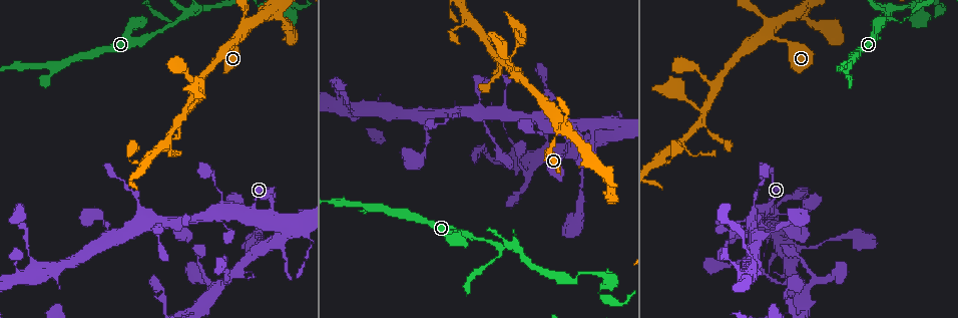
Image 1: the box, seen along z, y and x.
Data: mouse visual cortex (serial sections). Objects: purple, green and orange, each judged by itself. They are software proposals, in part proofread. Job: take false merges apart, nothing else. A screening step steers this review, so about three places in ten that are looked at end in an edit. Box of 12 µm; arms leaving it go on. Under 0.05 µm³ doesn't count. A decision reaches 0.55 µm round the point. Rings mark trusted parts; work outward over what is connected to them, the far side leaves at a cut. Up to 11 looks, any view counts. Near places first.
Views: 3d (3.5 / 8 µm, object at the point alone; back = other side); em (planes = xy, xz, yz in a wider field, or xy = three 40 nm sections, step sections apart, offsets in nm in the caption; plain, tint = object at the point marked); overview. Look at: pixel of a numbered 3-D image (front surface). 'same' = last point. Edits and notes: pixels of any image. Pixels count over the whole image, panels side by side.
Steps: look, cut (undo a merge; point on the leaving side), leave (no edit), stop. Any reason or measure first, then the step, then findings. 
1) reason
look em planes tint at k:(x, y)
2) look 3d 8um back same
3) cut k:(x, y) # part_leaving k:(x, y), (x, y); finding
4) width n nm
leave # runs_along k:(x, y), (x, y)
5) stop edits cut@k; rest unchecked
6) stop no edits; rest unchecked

sharp bend
look 3d 3.5um at 1:(560, 129)

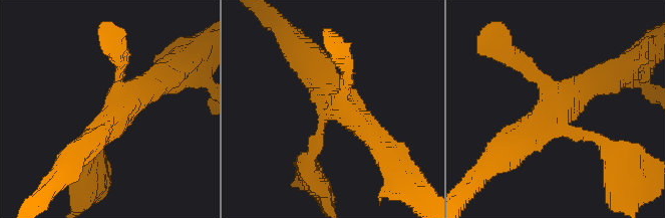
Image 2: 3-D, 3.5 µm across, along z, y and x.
arms 4; arm_widths 200, 250, 400, 400 nm
look em xy step 3 tint at 2:(559, 129)

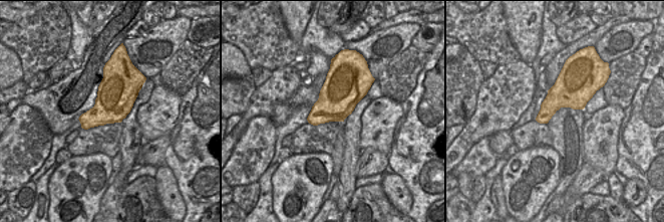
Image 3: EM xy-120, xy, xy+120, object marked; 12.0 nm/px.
width 460 nm
leave # runs_along 2:(307, 164), (332, 91), (304, 60); one cell here

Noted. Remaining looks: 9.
four or more arms meet
look 3d 3.5um back at 1:(500, 246)

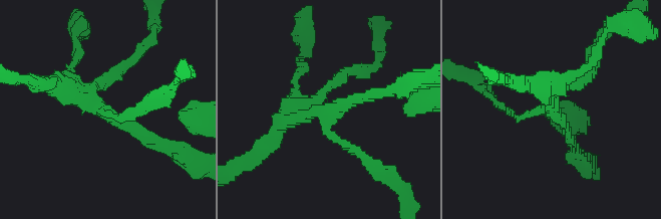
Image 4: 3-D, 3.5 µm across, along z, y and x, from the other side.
shape alone is not enough
look em planes tint at 4:(105, 113)

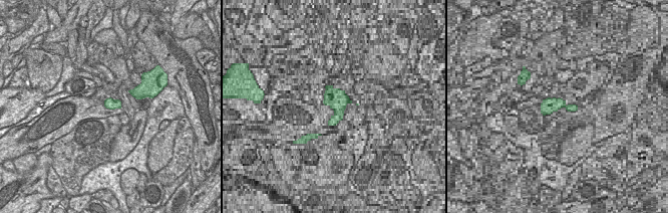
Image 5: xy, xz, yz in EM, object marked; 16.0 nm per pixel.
another direction
look em xy step 3 tint same

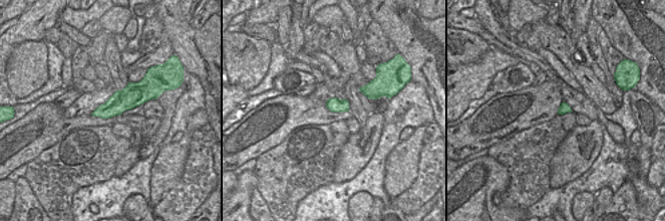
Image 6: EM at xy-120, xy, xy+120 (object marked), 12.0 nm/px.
arm_widths 100, 150, 150, 300 nm
leave # runs_along 4:(160, 143), (52, 84); one cell here

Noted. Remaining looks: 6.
abrupt turn
look 3d 3.5um at 1:(605, 125)

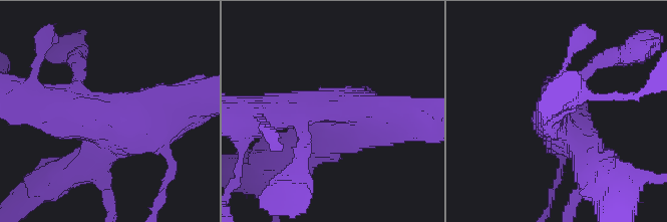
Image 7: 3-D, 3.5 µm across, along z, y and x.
need the tissue
look em xy step 5 tint at 7:(328, 111)

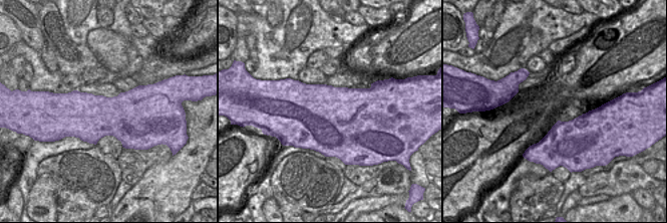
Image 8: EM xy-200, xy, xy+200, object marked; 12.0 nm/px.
look em planes tint same

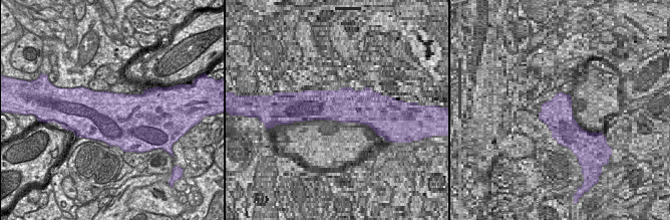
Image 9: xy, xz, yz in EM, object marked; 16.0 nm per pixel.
leave # runs_along 7:(45, 101), (113, 133), (85, 164); all the same cell

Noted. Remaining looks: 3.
narrows sharply
look 3d 8um back at 1:(705, 112)

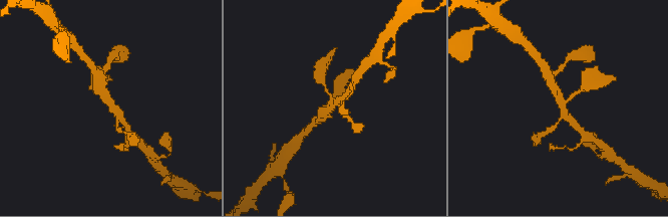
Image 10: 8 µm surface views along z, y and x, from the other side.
look 3d 3.5um at 10:(110, 101)

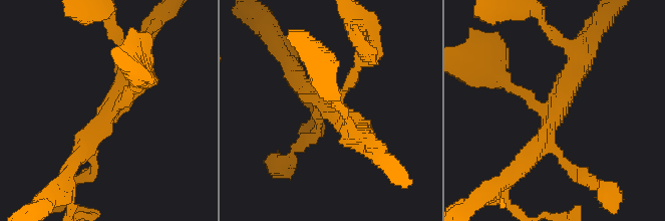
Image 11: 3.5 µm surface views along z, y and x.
leave # runs_along 11:(135, 57), (132, 76), (73, 163); all the same cell

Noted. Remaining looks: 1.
stop no edits; rest unchecked

